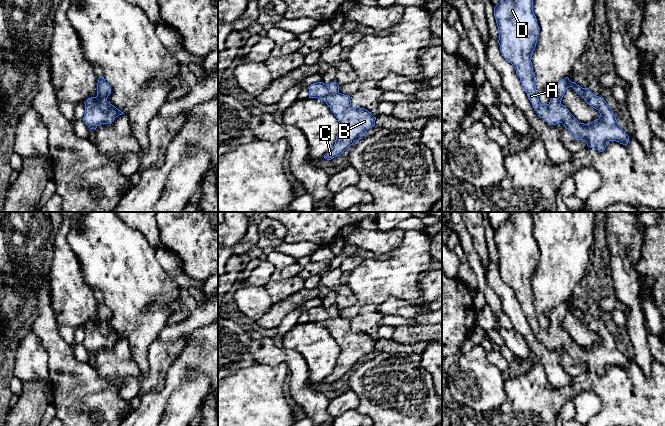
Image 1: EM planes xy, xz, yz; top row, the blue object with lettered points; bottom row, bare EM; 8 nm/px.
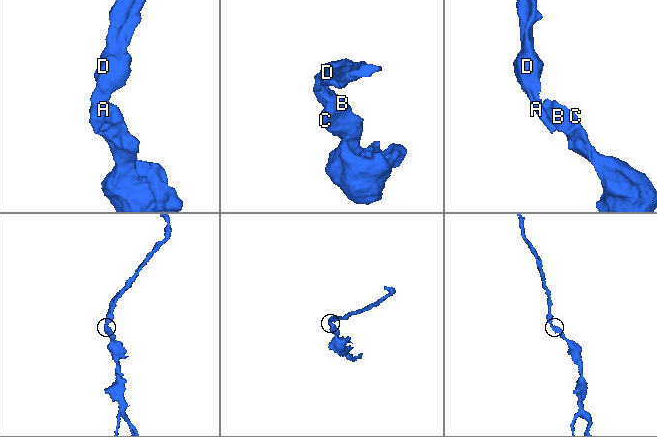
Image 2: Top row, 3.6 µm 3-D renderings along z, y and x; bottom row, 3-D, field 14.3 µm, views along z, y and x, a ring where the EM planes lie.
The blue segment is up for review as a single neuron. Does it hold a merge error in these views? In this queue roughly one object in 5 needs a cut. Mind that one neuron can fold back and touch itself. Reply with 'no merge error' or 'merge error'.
no merge error

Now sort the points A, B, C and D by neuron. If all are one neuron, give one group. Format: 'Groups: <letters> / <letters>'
Groups: A B C D

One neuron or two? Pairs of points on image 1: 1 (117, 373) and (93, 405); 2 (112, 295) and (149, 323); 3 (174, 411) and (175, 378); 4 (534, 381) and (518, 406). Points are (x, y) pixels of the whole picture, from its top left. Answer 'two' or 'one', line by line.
1: two
2: two
3: two
4: one

